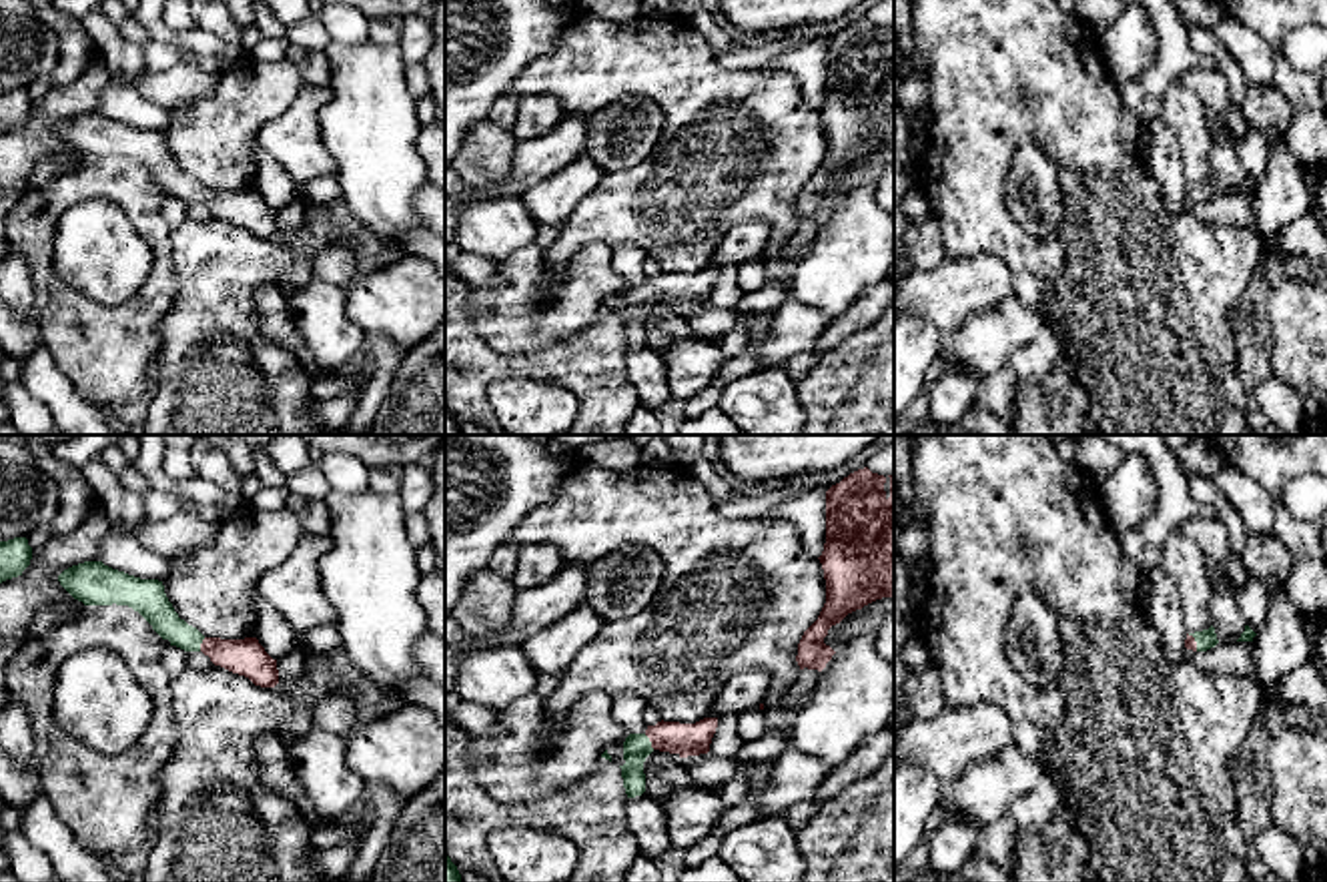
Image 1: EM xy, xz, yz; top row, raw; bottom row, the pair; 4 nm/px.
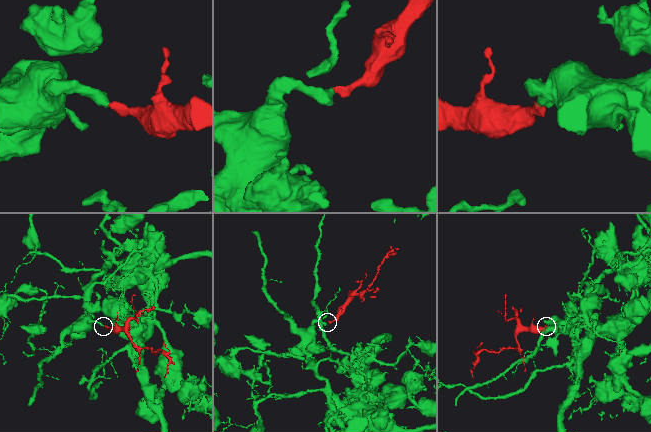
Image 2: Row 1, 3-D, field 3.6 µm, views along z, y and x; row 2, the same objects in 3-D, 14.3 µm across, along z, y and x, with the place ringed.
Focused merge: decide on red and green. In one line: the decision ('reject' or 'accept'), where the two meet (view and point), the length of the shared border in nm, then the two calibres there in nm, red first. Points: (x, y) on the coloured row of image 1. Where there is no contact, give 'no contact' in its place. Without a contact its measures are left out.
accept | xz (650, 740) | 80 nm | 130/110 nm

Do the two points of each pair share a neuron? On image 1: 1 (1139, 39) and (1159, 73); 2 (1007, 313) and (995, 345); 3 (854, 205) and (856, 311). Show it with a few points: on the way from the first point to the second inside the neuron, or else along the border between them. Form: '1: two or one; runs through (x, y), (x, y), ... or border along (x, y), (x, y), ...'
1: two; border along (1153, 21), (1155, 59), (1119, 89)
2: one; runs through (1007, 321), (995, 337)
3: two; border along (872, 285), (828, 323)

